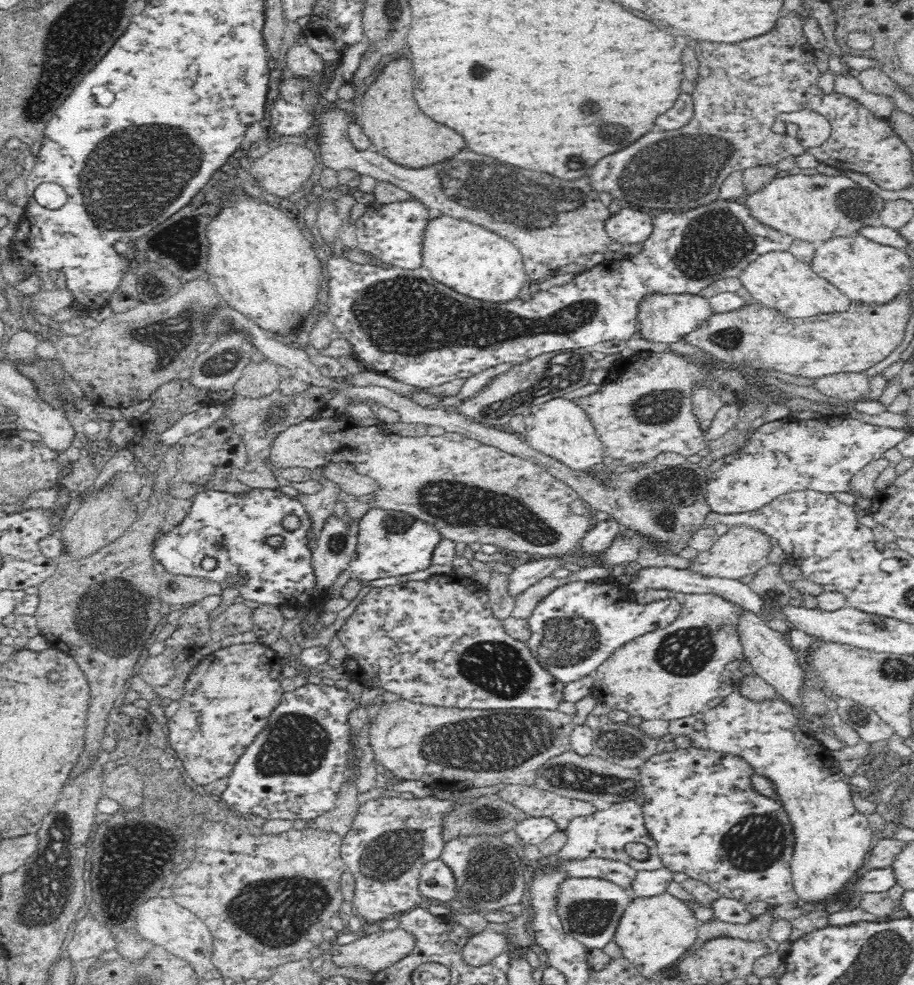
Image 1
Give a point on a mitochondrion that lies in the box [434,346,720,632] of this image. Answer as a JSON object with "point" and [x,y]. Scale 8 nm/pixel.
{"point":[558,374]}

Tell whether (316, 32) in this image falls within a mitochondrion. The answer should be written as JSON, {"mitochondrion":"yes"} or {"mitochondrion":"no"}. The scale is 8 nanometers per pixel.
{"mitochondrion":"no"}

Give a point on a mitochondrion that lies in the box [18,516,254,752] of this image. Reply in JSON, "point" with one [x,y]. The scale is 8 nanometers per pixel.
{"point":[108,615]}

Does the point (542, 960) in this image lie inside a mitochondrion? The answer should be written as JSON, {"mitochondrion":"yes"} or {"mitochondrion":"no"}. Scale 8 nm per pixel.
{"mitochondrion":"no"}

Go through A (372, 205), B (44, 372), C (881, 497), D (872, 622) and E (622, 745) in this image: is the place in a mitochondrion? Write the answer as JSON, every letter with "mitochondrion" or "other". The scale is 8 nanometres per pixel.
{"A":"other","B":"mitochondrion","C":"other","D":"mitochondrion","E":"mitochondrion"}

